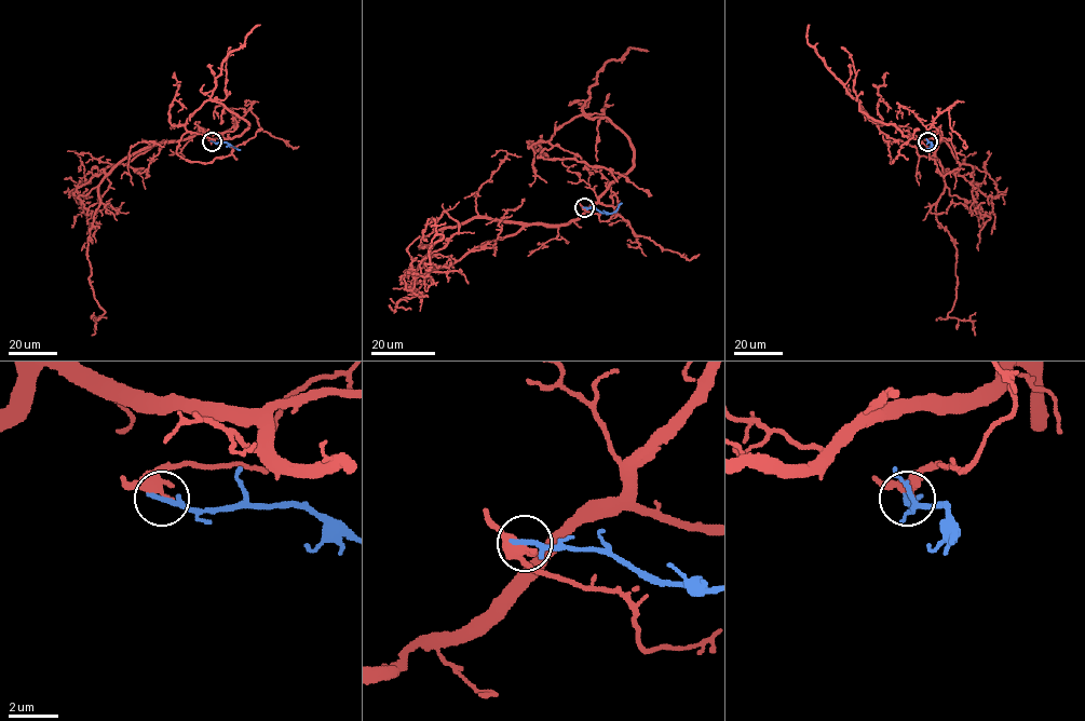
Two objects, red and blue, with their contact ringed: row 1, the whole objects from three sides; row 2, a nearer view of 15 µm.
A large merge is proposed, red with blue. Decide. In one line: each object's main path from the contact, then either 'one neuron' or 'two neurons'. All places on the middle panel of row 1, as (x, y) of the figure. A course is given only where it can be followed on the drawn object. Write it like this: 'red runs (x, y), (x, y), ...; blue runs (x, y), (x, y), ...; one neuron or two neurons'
red runs (585, 207), (614, 213), (432, 218), (419, 246), (444, 236), (425, 270); blue runs (585, 207), (612, 213), (622, 203); two neurons

